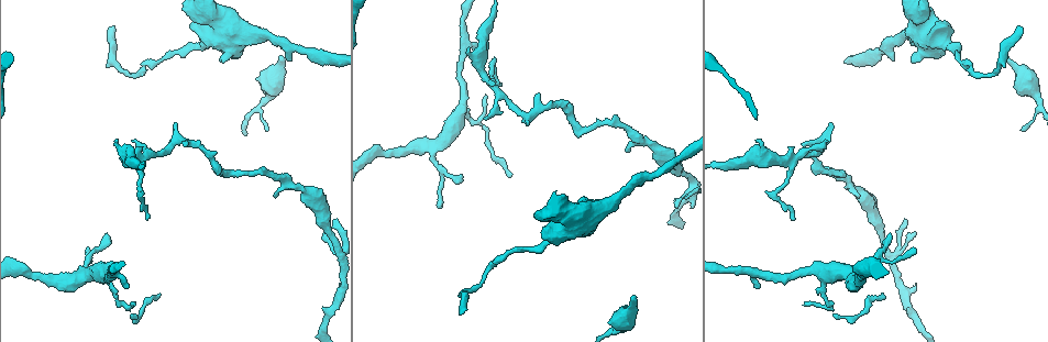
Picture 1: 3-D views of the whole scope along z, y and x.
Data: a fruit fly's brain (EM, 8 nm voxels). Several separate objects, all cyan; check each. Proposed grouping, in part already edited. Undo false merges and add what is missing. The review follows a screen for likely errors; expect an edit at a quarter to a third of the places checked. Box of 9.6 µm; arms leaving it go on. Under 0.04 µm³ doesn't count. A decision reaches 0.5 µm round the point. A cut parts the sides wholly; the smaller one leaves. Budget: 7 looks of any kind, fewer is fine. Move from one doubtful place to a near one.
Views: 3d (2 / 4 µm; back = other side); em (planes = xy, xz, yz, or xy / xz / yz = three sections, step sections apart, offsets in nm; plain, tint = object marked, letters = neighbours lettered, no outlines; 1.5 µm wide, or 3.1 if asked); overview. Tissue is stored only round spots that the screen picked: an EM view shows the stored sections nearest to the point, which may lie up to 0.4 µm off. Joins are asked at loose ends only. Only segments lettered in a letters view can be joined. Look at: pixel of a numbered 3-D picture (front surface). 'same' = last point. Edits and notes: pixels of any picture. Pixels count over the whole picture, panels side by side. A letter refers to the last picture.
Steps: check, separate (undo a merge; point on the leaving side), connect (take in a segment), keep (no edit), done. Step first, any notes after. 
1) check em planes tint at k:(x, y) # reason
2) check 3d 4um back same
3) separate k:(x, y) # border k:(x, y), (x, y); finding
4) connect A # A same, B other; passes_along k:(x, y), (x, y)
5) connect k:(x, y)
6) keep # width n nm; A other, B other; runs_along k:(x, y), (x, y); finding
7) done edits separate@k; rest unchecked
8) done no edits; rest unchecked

check 3d 4um at 1:(1022, 27) # long arm stops here

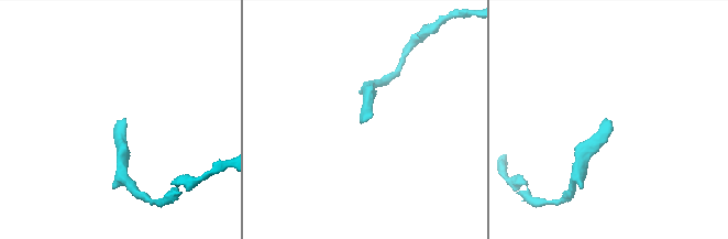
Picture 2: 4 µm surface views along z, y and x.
check em xz step 4 tint at 2:(125, 119)

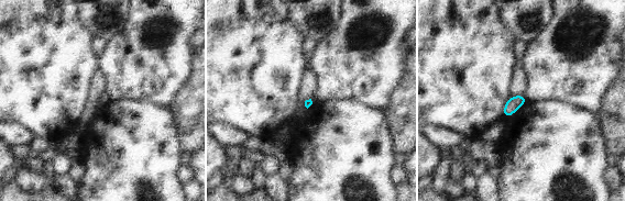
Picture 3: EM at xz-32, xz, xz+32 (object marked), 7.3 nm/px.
check em yz step 8 letters same # cut it another way

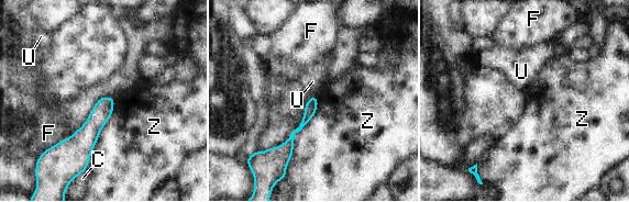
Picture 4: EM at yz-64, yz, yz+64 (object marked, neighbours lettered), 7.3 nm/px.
keep # C other, F other, U other, Z other; runs_along 4:(313, 99), (305, 122), (279, 153); no lettered segment goes on from it

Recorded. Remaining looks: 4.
check 3d 2um at 1:(280, 59) # thin end

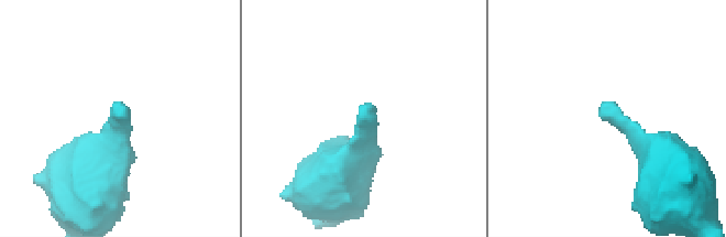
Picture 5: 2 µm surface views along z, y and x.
check em xz step 8 letters at 5:(117, 108)

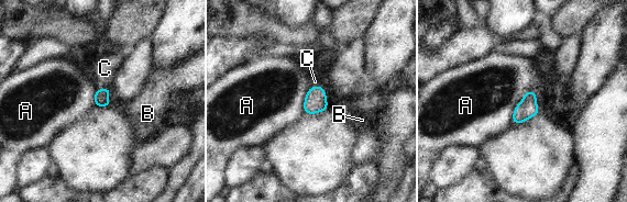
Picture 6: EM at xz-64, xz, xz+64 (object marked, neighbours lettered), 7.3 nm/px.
connect C # longest_contact A 300 nm; A other, B other, C same; passes_along 6:(101, 97), (101, 88), (105, 68); it goes on there

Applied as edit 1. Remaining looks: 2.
check em xy step 8 letters at 1:(485, 95) # thin end

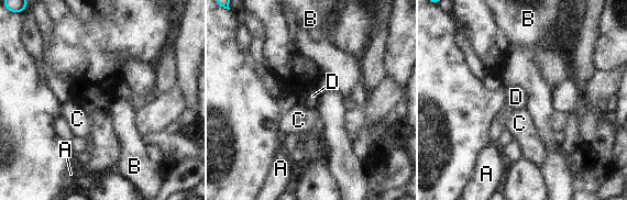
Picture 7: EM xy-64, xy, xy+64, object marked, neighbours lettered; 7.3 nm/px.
check em planes letters same # cut it another way

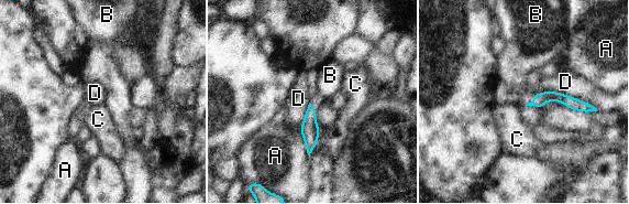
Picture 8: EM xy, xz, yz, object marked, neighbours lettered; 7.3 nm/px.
keep # A other, B other, C other, D other; border 8:(545, 89), (577, 97), (597, 110); no lettered segment goes on from it

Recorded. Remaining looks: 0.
done edits connect@6; rest unchecked

